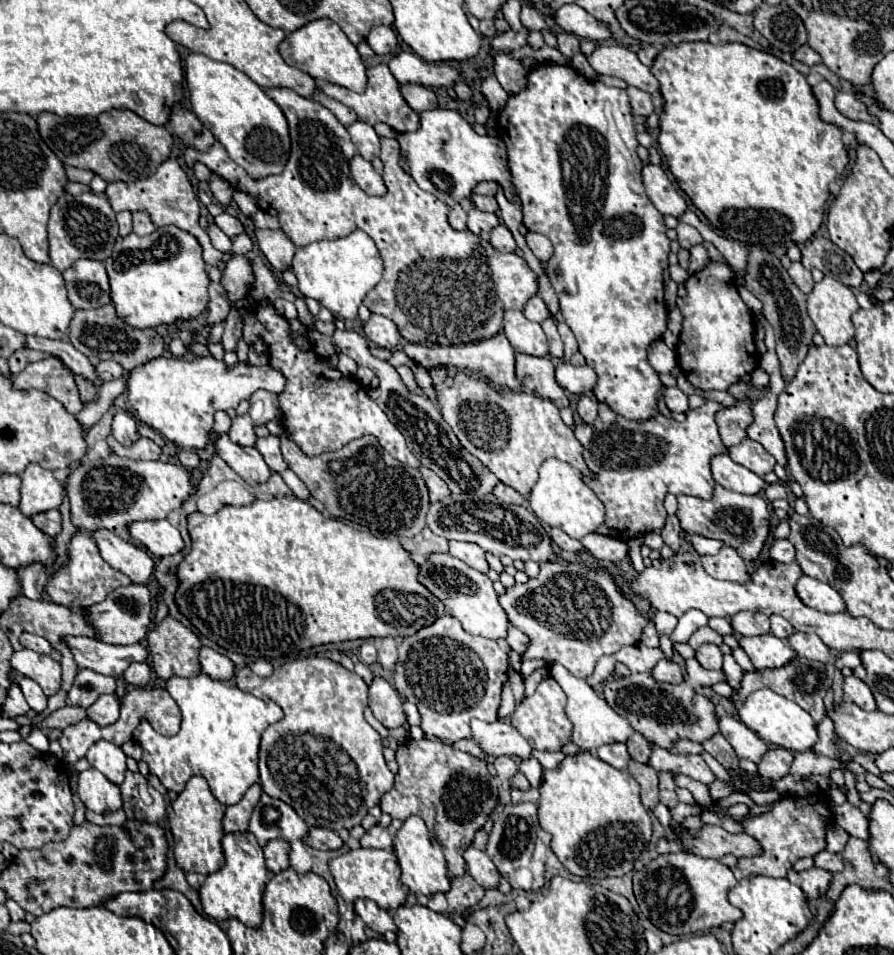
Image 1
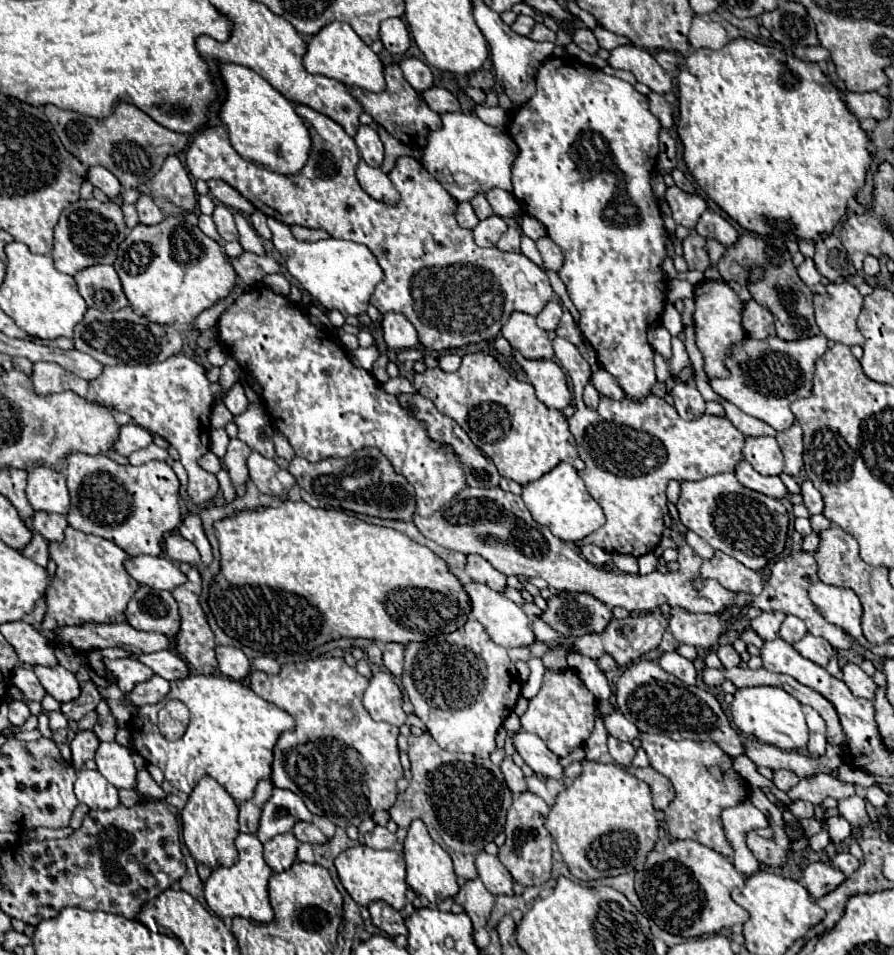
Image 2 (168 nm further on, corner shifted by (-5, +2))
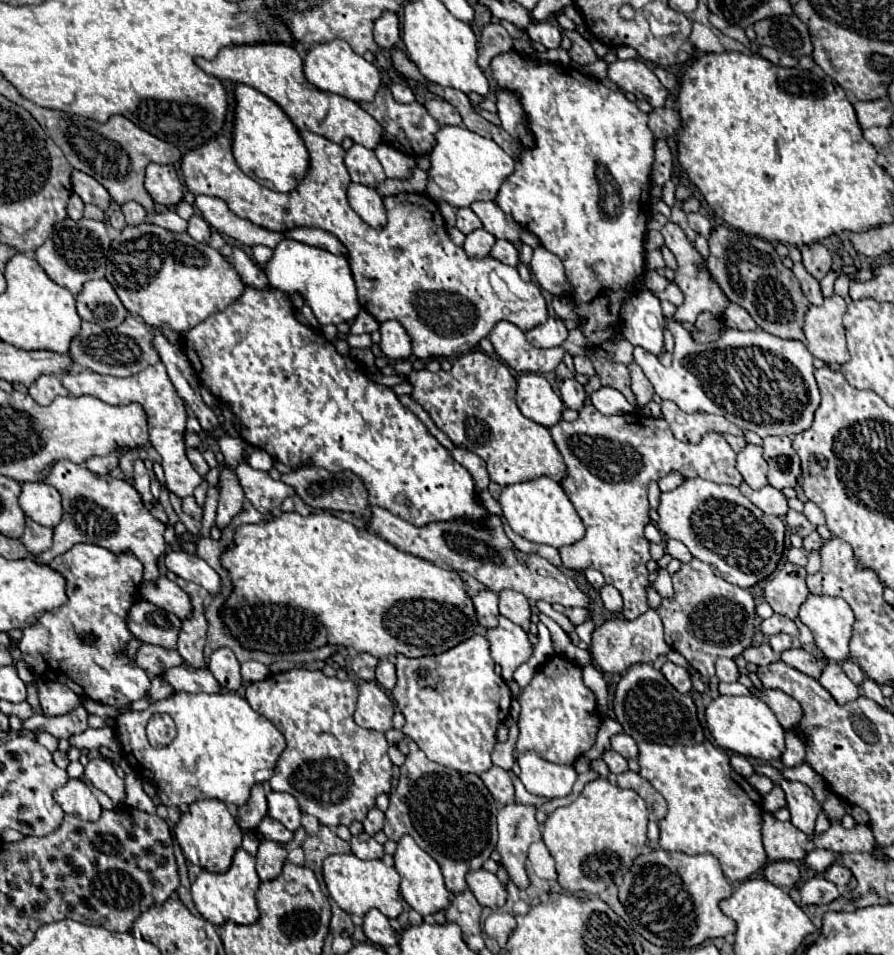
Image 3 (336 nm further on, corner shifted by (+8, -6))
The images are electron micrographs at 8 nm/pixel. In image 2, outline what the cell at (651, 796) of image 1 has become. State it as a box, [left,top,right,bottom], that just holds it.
[632,766,674,810]

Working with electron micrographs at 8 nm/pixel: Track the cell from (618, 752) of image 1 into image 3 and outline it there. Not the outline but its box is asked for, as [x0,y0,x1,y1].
[603,750,629,774]

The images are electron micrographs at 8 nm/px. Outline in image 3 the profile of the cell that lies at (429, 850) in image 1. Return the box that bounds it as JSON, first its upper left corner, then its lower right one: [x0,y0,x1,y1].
[395,836,451,916]

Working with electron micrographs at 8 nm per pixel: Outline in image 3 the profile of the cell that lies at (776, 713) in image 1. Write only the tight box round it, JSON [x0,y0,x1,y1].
[705,696,785,760]

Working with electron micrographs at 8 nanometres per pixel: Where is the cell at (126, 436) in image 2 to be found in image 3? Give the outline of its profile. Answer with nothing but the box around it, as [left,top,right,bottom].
[85,452,119,474]

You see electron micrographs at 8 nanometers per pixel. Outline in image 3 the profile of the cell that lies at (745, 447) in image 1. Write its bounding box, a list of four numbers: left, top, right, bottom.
[737,444,767,490]

